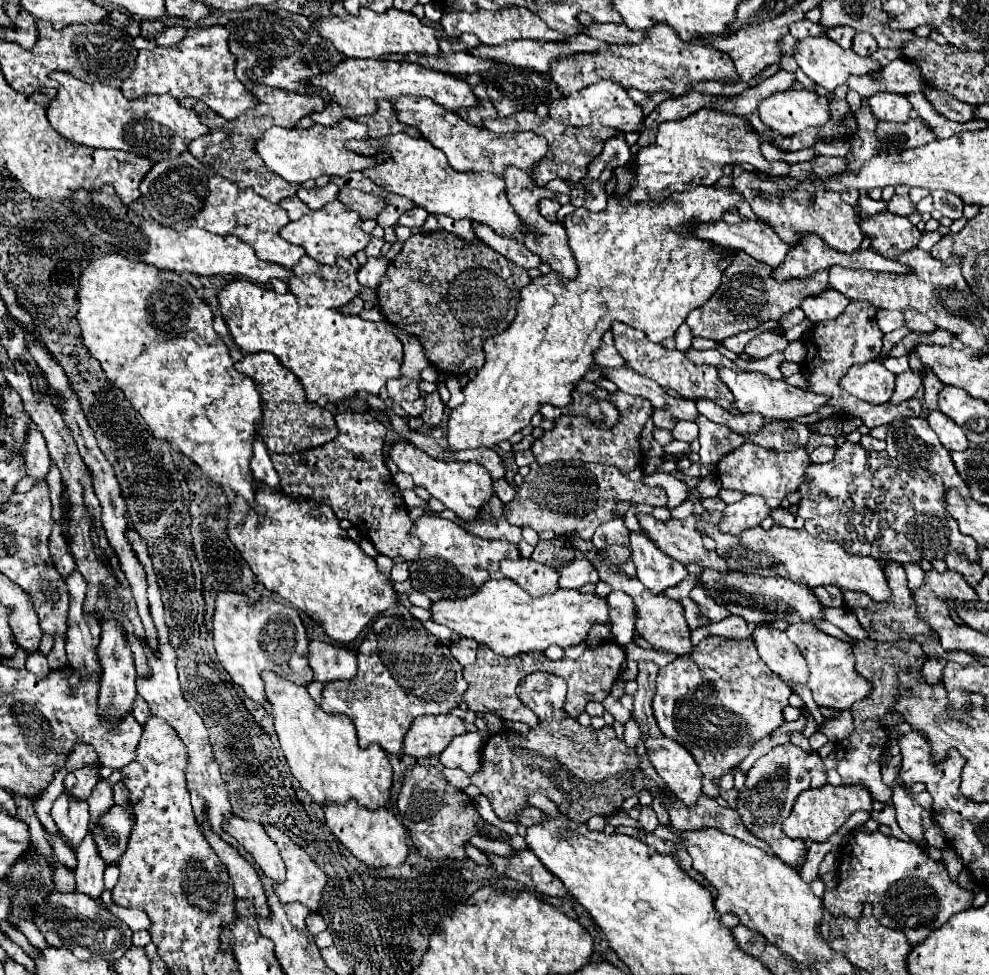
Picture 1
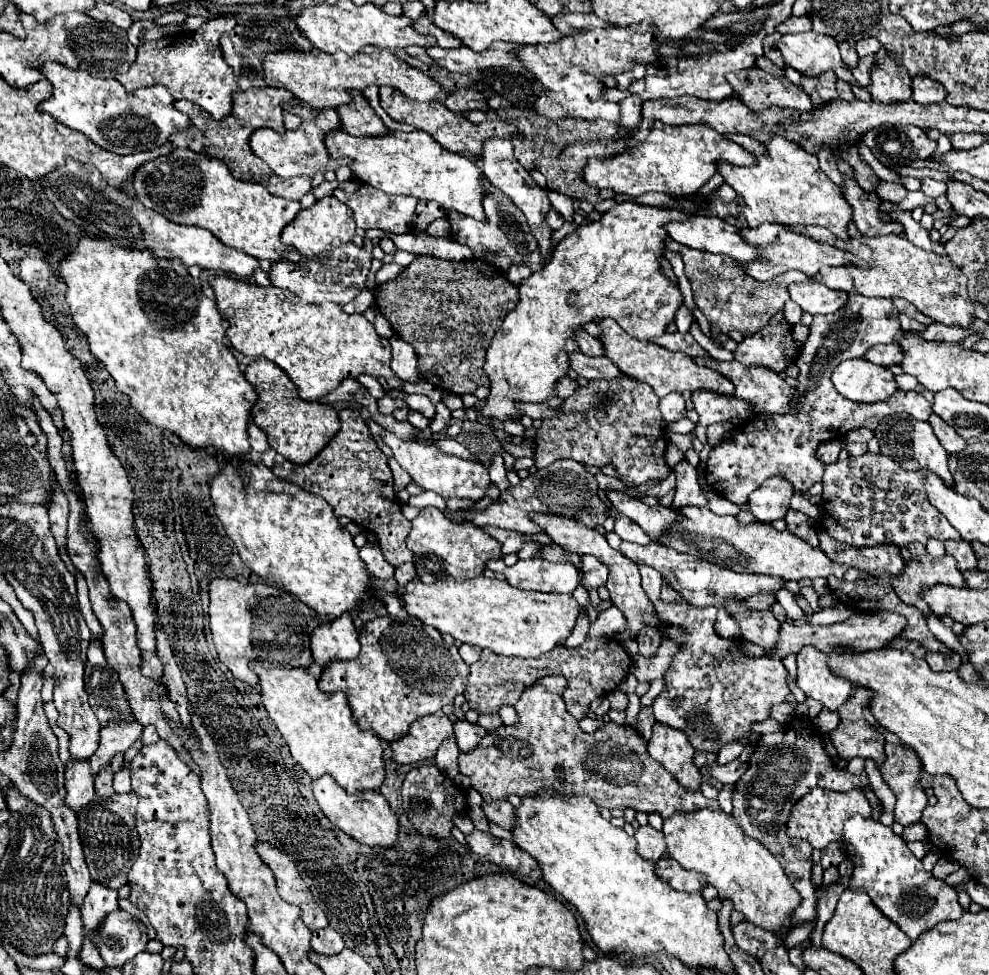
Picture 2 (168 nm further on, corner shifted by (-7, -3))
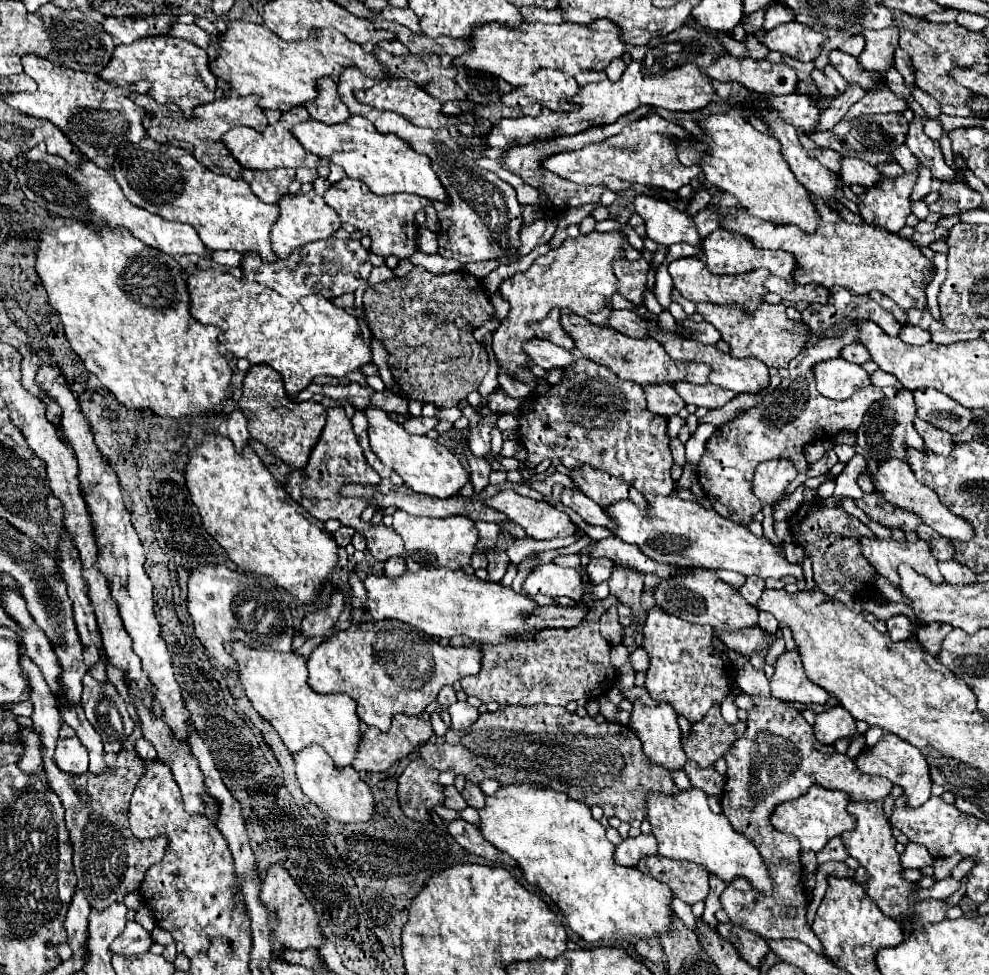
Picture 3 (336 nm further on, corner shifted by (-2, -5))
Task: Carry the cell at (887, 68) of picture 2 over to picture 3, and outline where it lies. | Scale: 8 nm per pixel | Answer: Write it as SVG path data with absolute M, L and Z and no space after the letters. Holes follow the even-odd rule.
M888 27L880 31L864 31L866 47L860 53L858 61L864 69L880 73L878 87L886 87L884 73L888 73L890 67L894 67L894 51L898 47L898 27Z

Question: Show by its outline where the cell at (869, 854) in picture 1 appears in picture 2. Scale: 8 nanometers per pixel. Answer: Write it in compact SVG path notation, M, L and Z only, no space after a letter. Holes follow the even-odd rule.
M853 815L845 823L843 843L849 859L855 865L851 887L863 887L881 913L899 925L899 929L903 929L911 941L933 929L937 923L959 919L963 915L955 889L927 873L921 861L907 849L907 843L895 835L891 827L885 827L871 817L863 819L861 815Z

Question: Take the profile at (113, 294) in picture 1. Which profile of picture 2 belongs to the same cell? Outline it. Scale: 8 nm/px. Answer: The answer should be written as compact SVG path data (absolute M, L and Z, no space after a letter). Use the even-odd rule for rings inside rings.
M79 237L75 249L71 249L65 255L65 259L59 263L59 277L67 285L65 299L69 303L73 321L77 323L77 327L85 333L85 337L89 341L91 353L105 365L105 369L111 373L111 377L115 381L115 387L131 399L133 409L143 419L147 419L151 425L155 425L159 429L169 429L169 431L177 433L189 447L201 447L211 455L223 451L225 457L231 457L231 455L245 455L249 451L247 423L249 423L251 407L255 405L255 399L257 399L255 387L251 387L247 383L247 379L239 371L237 359L233 357L233 353L225 345L225 331L227 331L229 323L219 315L219 311L215 307L215 301L209 299L207 295L203 295L201 285L189 275L189 271L183 267L183 263L179 263L179 259L157 259L149 249L141 249L141 251L139 249L121 249L121 247L115 247L109 239Z

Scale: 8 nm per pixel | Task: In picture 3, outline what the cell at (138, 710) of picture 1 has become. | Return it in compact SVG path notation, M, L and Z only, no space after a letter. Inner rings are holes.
M138 739L138 741L134 743L134 747L136 747L136 751L138 751L138 755L140 755L142 759L156 759L156 749L152 747L150 741Z

